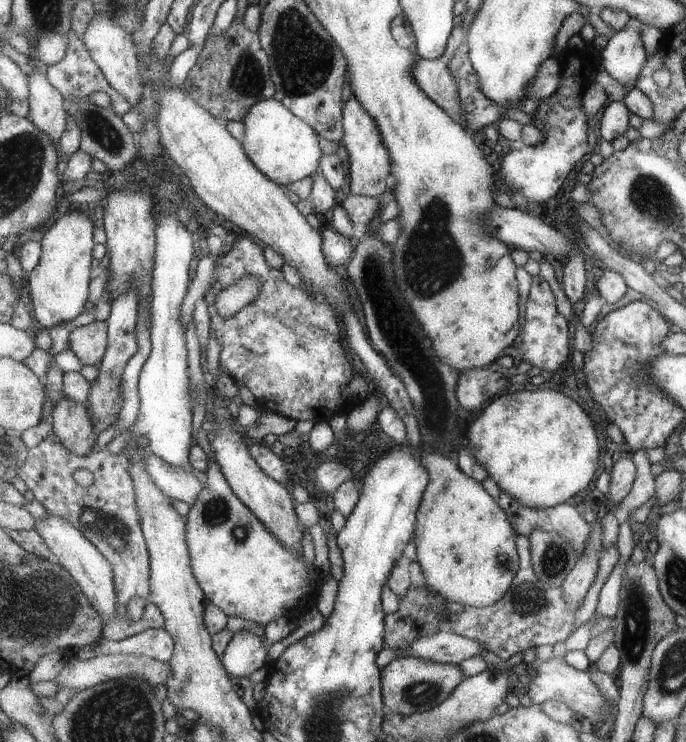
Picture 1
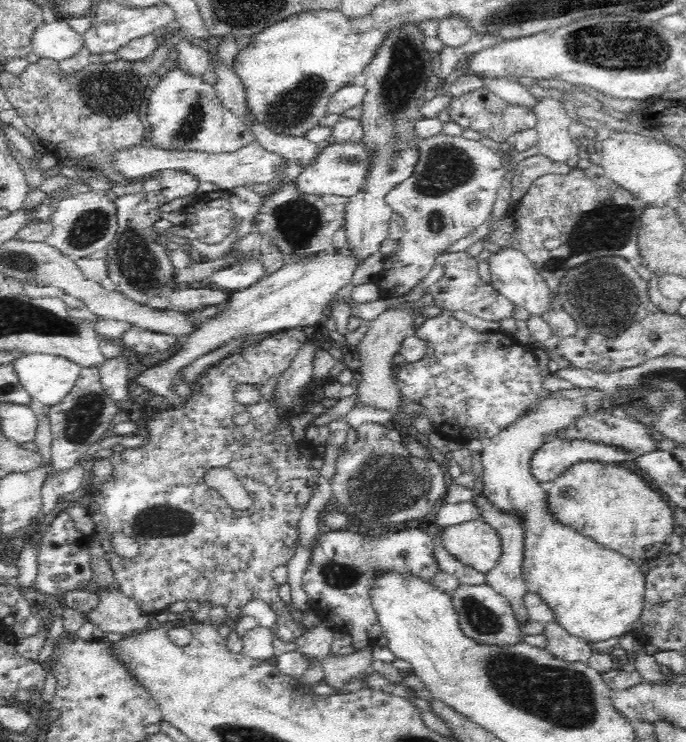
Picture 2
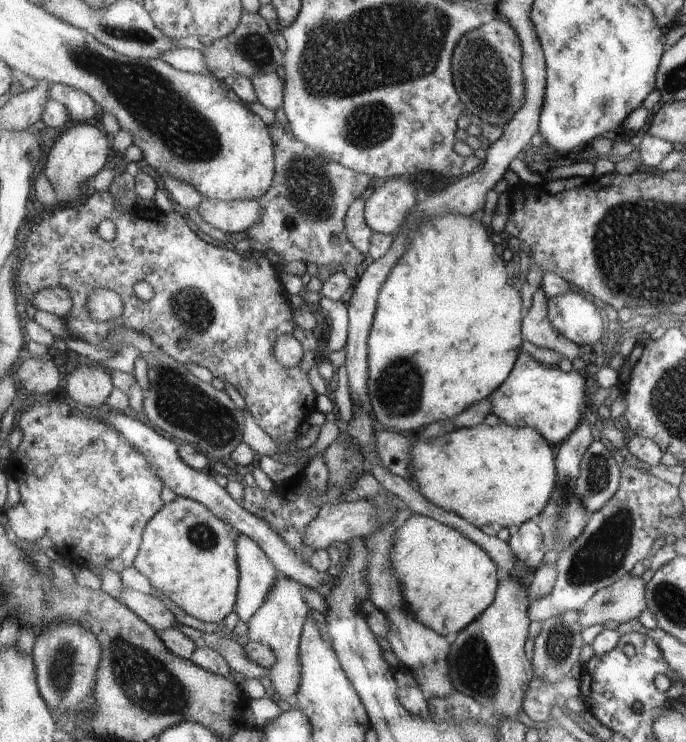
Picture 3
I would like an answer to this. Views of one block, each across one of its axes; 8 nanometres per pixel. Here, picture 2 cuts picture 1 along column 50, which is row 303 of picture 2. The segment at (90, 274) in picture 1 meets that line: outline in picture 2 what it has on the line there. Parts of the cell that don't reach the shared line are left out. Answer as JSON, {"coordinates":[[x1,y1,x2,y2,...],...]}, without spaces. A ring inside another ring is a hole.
{"coordinates":[[322,250,310,260,284,264,278,272,266,279,258,280,252,287,242,291,231,292,229,302,221,306,222,312,214,318,199,322,197,332,188,336,187,344,178,352,156,366,136,374,134,380,151,394,165,397,166,404,182,404,185,398,179,396,170,385,173,376,186,366,192,364,206,352,216,350,218,346,240,338,244,333,278,333,289,329,302,329,318,325,325,315,336,292,350,284,357,268,353,256,344,250],[202,323,202,324,201,324]]}

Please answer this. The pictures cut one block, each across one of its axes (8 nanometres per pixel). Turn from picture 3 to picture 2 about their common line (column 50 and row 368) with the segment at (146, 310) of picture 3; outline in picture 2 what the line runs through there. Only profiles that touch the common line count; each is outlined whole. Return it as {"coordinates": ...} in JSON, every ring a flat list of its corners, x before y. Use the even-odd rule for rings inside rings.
{"coordinates":[[289,329,288,331,280,331,273,336,267,336,264,340,254,343,253,346,244,348,239,353,233,356,224,358,217,366,206,369,193,383,190,384,192,392,190,396,186,397,182,404,166,403,156,406,156,412,146,420,146,429,148,431,148,442,143,446,132,447,124,449,122,452,114,452,110,456,109,461,112,465,111,473,107,479,99,482,91,494,90,504,88,509,92,513,94,524,96,525,95,537,105,550,107,560,110,562,113,573,115,574,115,582,119,585,126,596,134,599,136,604,142,609,142,612,151,614,153,616,162,615,166,613,168,606,176,601,182,600,188,602,189,600,197,600,199,603,209,602,210,606,224,606,227,610,229,622,233,623,240,614,241,608,250,600,260,599,267,602,272,606,275,615,277,616,276,622,271,627,273,636,284,642,294,642,305,629,298,626,290,614,290,609,286,606,280,596,278,589,280,585,274,581,271,573,273,569,283,565,288,566,288,562,294,557,294,553,298,548,299,532,298,521,304,508,307,506,308,500,312,496,314,488,316,488,316,479,320,476,319,471,314,468,310,461,315,458,314,444,303,439,296,439,294,437,294,430,289,426,290,417,280,415,278,410,275,410,269,400,273,397,276,381,280,378,281,374,291,366,291,363,298,355,299,349,306,342,306,336,302,329],[238,384,254,384,261,394,261,399,256,404,241,404,234,398,236,386],[210,468,228,468,232,470,232,474,238,478,238,482,247,490,250,498,252,498,252,505,246,510,235,510,228,505,228,502,222,497,222,494,214,492,208,484,204,481,204,474],[114,532,122,532,130,538,134,538,138,542,139,551,137,556,132,559,121,558,114,549,111,547,112,534]]}

